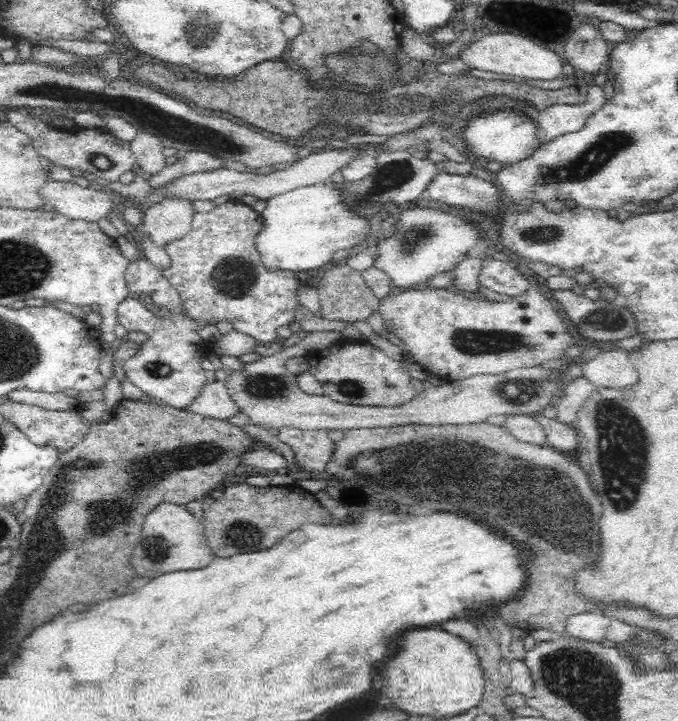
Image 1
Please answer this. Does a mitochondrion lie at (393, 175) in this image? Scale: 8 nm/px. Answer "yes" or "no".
yes

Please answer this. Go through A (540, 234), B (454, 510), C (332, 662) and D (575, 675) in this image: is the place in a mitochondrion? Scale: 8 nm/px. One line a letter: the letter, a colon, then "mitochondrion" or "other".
A: mitochondrion
B: other
C: mitochondrion
D: mitochondrion

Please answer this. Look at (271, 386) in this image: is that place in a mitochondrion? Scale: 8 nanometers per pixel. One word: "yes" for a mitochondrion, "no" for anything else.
yes

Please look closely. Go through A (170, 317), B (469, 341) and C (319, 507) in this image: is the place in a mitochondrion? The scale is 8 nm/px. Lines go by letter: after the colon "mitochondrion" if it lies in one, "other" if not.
A: other
B: mitochondrion
C: other

